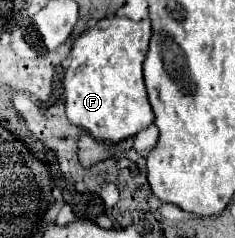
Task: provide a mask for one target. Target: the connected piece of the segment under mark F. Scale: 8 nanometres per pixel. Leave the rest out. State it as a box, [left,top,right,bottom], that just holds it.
[63,16,153,144]

